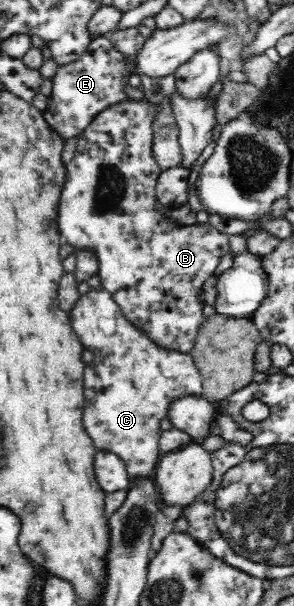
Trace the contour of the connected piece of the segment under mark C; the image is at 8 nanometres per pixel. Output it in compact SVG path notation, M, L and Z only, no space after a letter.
M101 288L91 289L76 301L76 306L70 311L70 323L77 339L83 344L83 349L93 352L93 359L86 364L83 375L83 429L93 440L96 452L113 453L123 461L130 486L137 479L147 479L153 476L161 457L159 438L161 421L168 418L168 413L175 401L185 396L201 396L202 377L190 353L174 352L161 348L143 334L121 312L113 295Z

